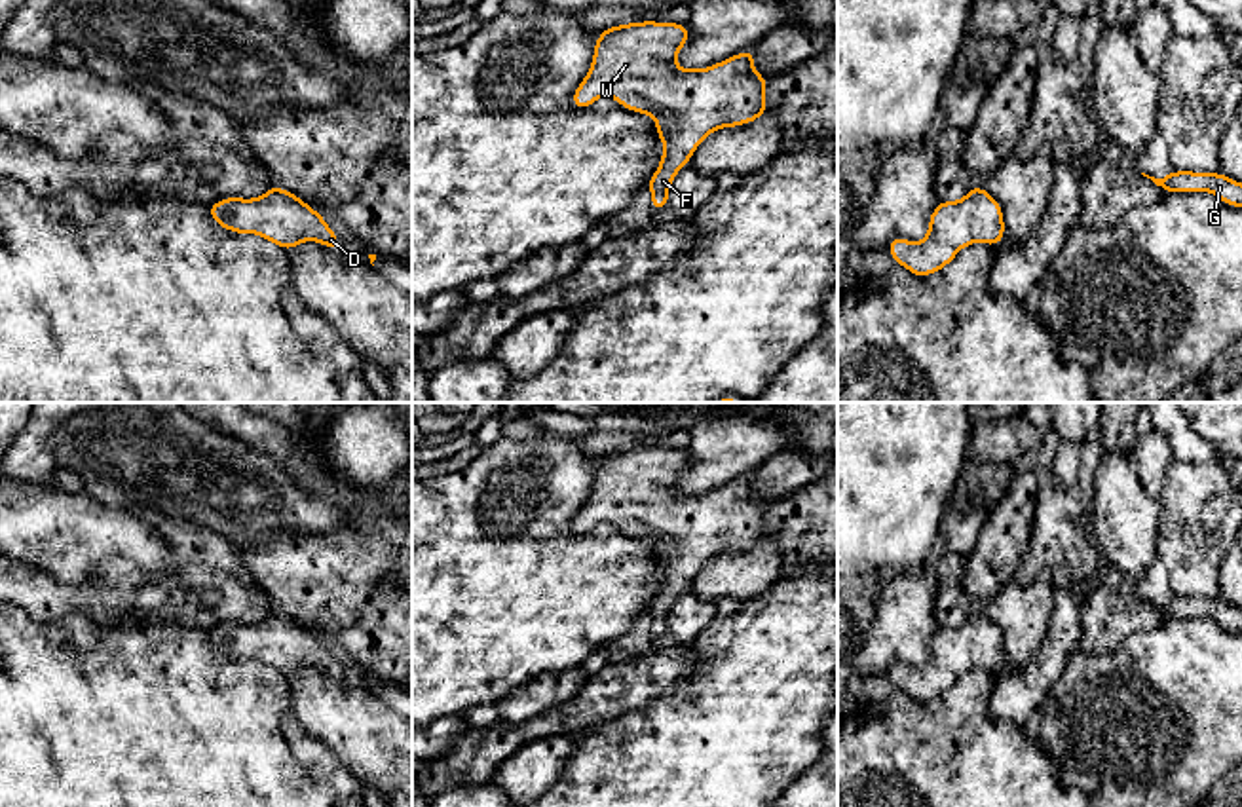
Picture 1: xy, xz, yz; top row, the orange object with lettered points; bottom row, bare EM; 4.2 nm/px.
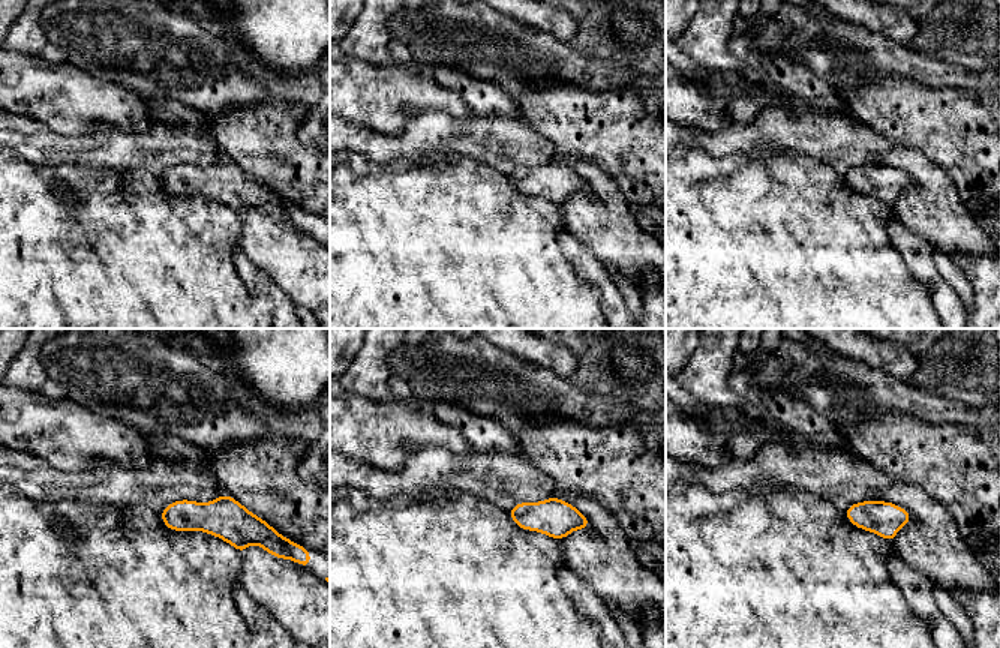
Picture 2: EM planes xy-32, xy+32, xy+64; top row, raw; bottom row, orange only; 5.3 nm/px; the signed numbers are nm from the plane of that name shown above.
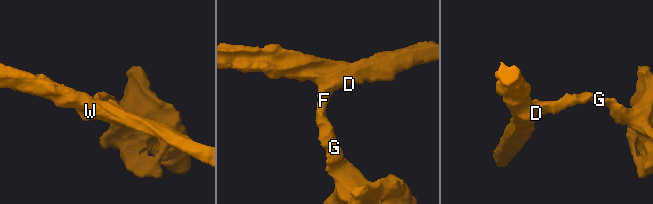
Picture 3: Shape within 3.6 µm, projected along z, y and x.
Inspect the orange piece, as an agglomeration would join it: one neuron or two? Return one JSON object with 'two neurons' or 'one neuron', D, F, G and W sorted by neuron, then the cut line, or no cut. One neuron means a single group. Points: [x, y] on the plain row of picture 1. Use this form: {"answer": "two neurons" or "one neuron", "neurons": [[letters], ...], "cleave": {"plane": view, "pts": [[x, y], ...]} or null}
{"answer": "one neuron", "neurons": [["D", "F", "G", "W"]], "cleave": null}

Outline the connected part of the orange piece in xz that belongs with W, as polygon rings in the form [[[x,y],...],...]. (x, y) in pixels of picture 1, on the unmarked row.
[[[640,446],[604,454],[591,494],[572,520],[575,534],[610,522],[655,545],[663,583],[648,606],[653,638],[668,630],[674,602],[706,560],[752,549],[767,537],[769,503],[754,496],[752,475],[706,494],[680,494],[674,486],[687,465],[684,448]]]

